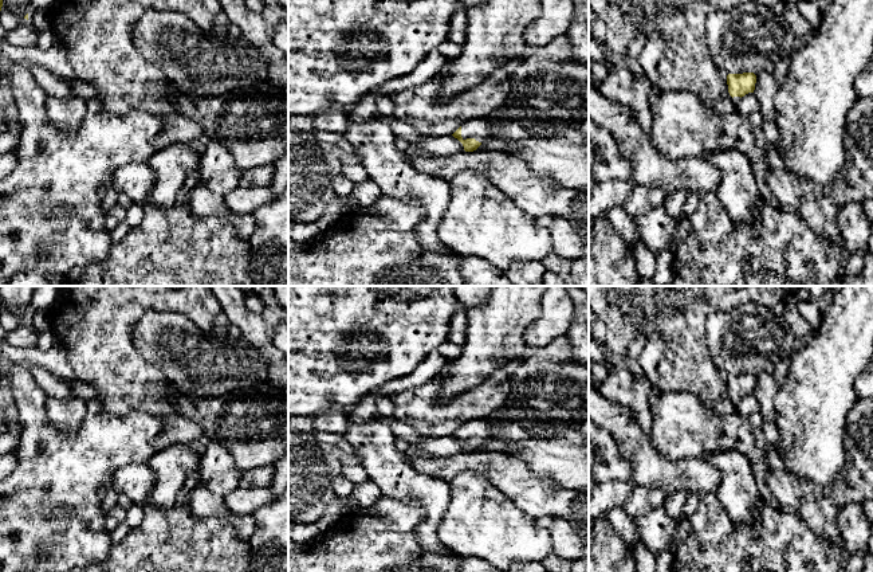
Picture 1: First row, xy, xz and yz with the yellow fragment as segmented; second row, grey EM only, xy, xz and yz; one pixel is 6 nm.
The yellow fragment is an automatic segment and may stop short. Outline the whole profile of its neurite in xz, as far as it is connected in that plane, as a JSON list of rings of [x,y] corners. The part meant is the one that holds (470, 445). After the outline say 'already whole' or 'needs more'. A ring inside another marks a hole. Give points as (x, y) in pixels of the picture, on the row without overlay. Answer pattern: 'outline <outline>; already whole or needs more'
outline [[[566,336],[512,365],[510,385],[504,412],[493,411],[484,419],[469,420],[452,435],[463,444],[465,452],[473,452],[491,440],[502,420],[519,422],[531,436],[557,438],[589,419],[589,369],[574,360]]]; needs more

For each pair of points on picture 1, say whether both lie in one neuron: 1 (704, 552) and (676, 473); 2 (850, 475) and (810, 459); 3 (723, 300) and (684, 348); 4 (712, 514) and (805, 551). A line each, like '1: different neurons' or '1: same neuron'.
1: different neurons
2: different neurons
3: same neuron
4: same neuron

